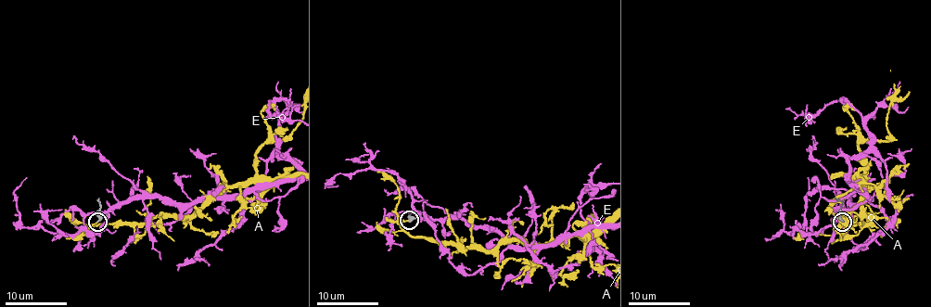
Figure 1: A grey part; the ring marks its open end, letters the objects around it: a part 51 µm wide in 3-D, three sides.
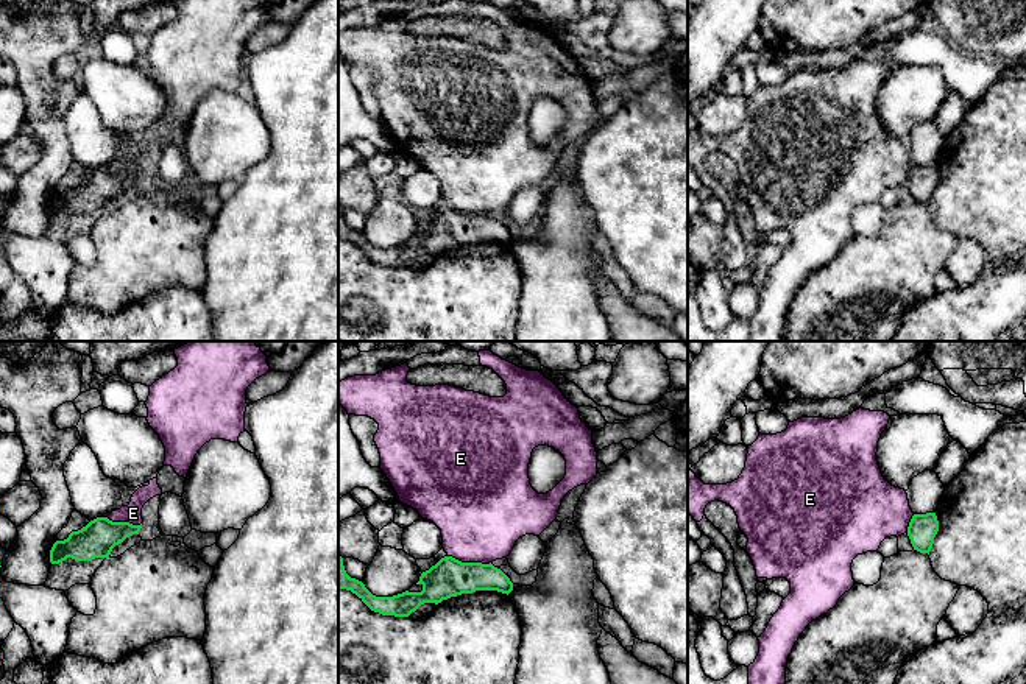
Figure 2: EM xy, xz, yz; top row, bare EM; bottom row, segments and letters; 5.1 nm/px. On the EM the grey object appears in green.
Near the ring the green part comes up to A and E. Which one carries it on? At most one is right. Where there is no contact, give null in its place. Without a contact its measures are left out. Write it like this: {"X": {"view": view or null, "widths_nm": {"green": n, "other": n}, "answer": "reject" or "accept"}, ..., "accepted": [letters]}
{"A": {"view": null, "answer": "accept"}, "E": {"view": "xz", "widths_nm": {"green": 200, "other": 440}, "answer": "reject"}, "accepted": ["A"]}

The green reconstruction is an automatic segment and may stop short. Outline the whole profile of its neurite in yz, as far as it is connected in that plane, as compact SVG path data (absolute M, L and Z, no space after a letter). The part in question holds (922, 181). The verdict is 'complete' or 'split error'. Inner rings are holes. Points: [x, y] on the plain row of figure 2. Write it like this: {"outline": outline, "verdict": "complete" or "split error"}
{"outline": "M936 164L914 165L907 178L907 187L914 201L928 206L932 199L937 182L939 171Z", "verdict": "complete"}

